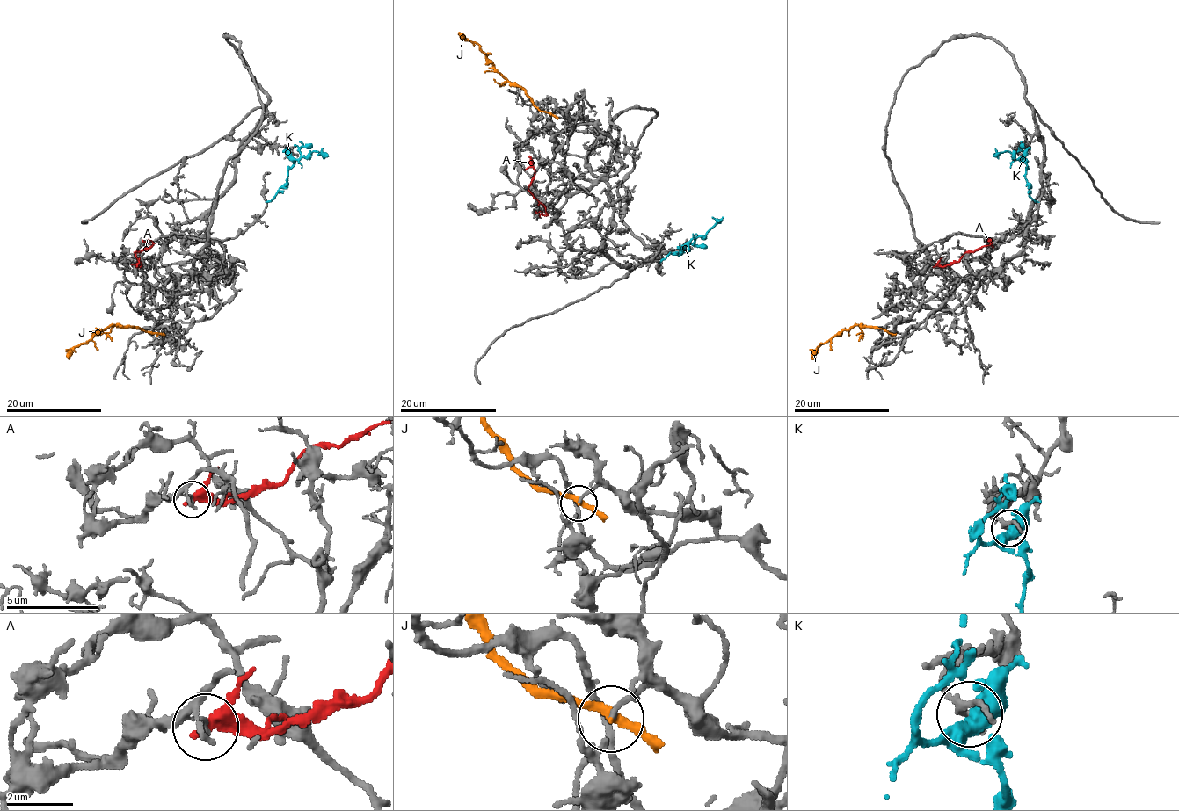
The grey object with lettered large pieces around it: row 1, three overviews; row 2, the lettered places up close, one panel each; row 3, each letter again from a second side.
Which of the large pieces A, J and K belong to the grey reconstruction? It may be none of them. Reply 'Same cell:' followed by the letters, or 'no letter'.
Same cell: no letter

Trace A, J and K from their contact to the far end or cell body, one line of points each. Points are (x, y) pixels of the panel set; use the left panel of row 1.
A: (137, 266), (141, 264), (135, 253), (146, 250), (153, 243), (149, 240), (143, 241), (142, 237)
J: (156, 335), (132, 327), (109, 325), (76, 347), (69, 358)
K: (287, 155), (294, 163), (287, 170), (287, 180), (276, 196), (265, 201)

